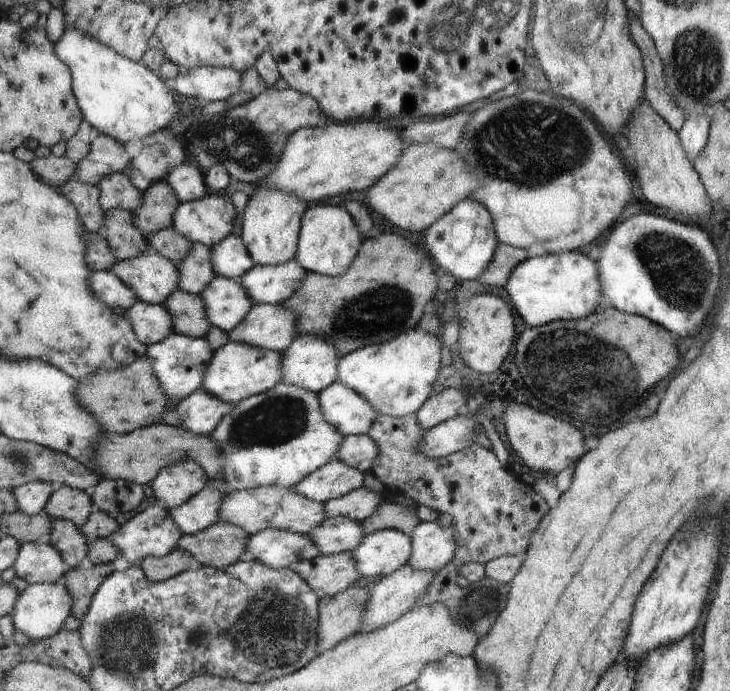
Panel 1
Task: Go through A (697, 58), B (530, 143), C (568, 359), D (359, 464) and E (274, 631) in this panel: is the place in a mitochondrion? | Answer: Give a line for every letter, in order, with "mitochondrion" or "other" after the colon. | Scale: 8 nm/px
A: mitochondrion
B: mitochondrion
C: mitochondrion
D: other
E: mitochondrion

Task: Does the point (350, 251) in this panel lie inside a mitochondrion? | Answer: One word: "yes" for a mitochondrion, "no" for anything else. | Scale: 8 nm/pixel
no

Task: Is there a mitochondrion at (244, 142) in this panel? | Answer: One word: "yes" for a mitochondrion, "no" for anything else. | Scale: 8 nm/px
yes

